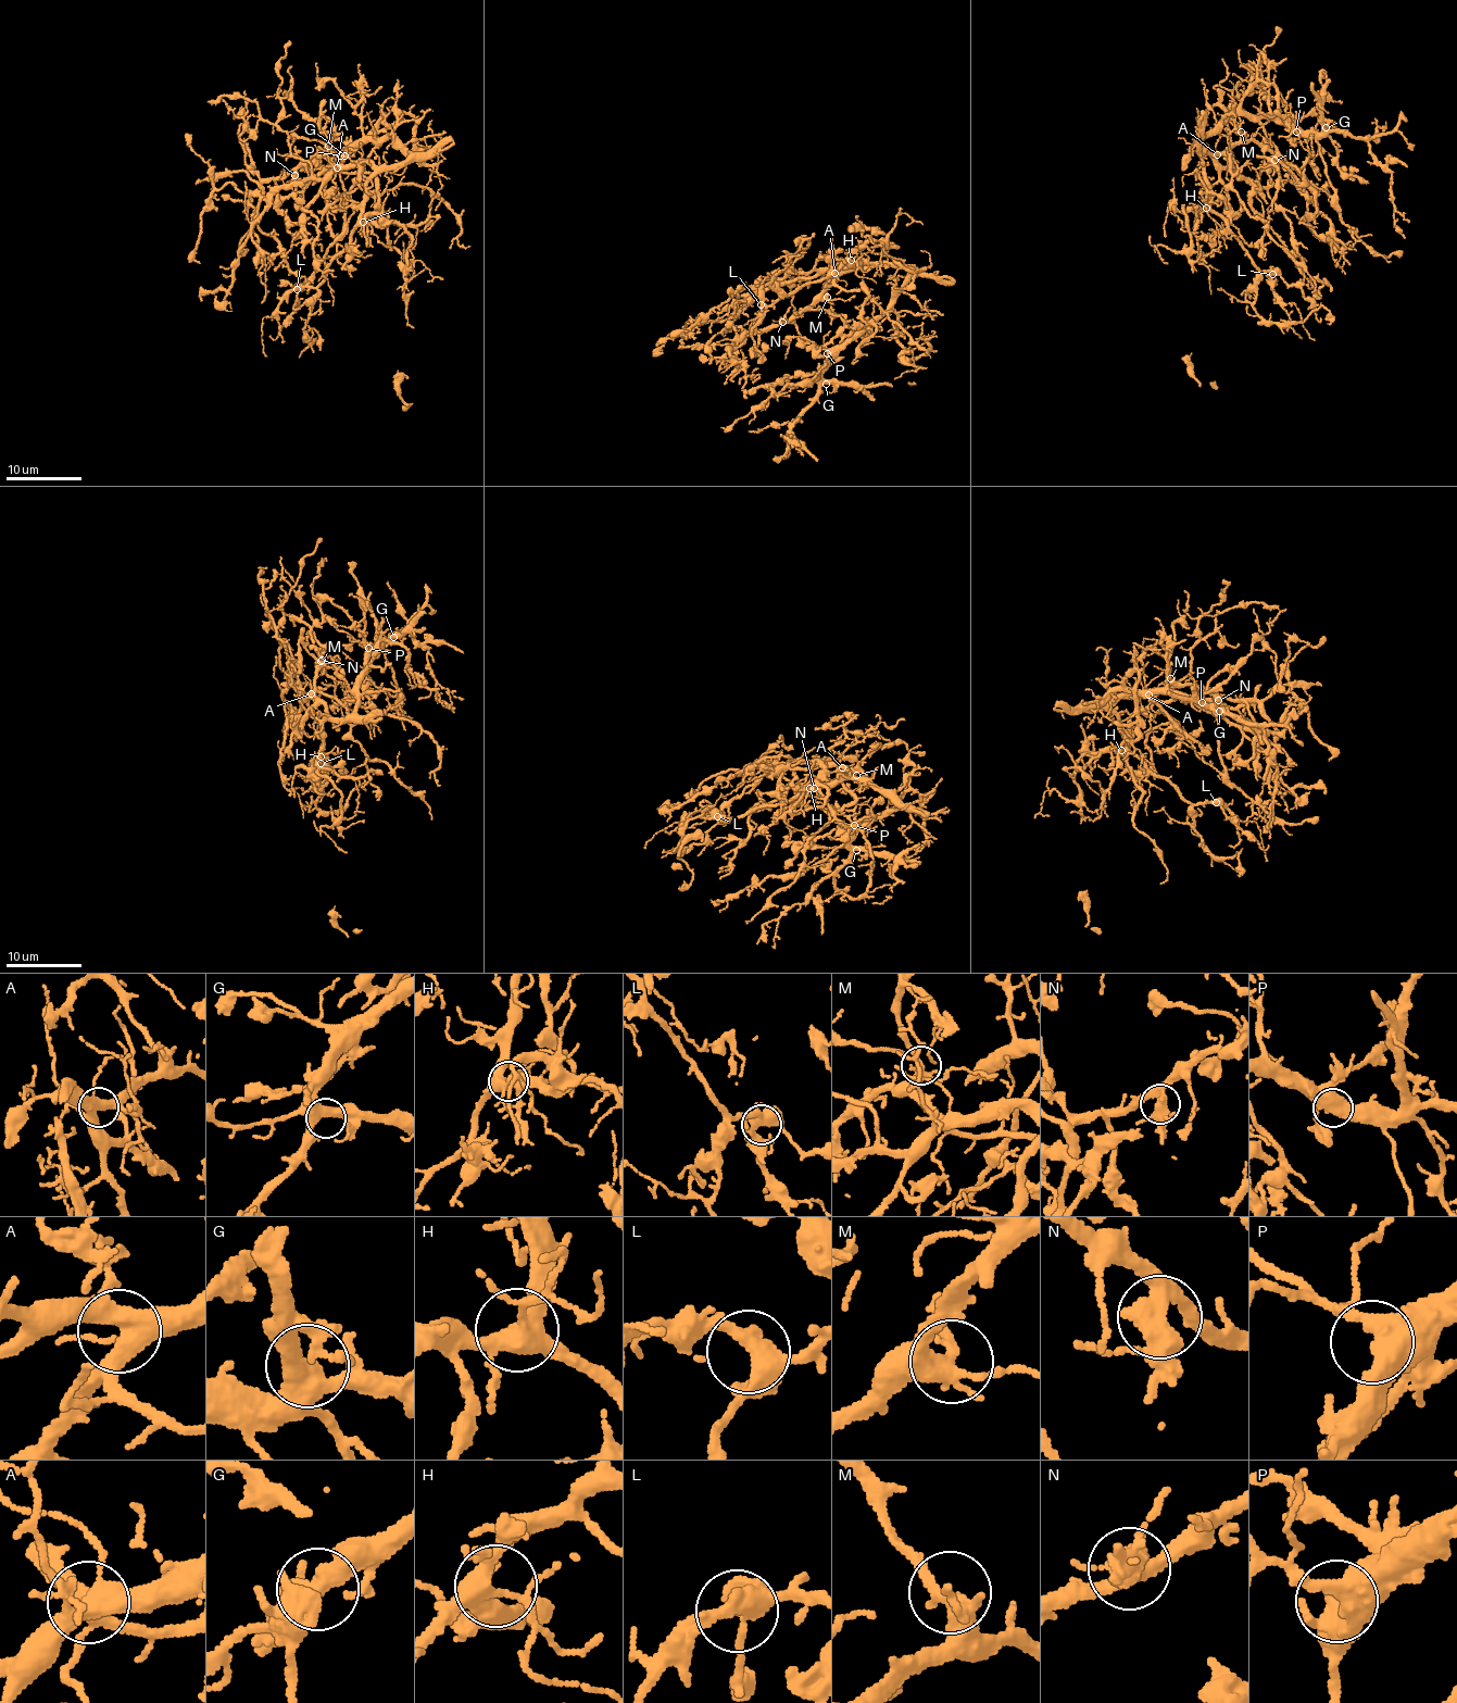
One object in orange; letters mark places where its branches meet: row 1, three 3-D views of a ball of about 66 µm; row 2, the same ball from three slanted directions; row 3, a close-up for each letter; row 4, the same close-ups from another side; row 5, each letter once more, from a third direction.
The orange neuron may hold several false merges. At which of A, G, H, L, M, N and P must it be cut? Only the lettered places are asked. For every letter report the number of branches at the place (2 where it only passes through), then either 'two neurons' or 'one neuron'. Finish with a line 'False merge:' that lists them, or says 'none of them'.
A: branches 5; one neuron
G: branches 3; one neuron
H: branches 6; one neuron
L: branches 4; one neuron
M: branches 4; one neuron
N: branches 5; one neuron
P: branches 3; one neuron
False merge: none of them

